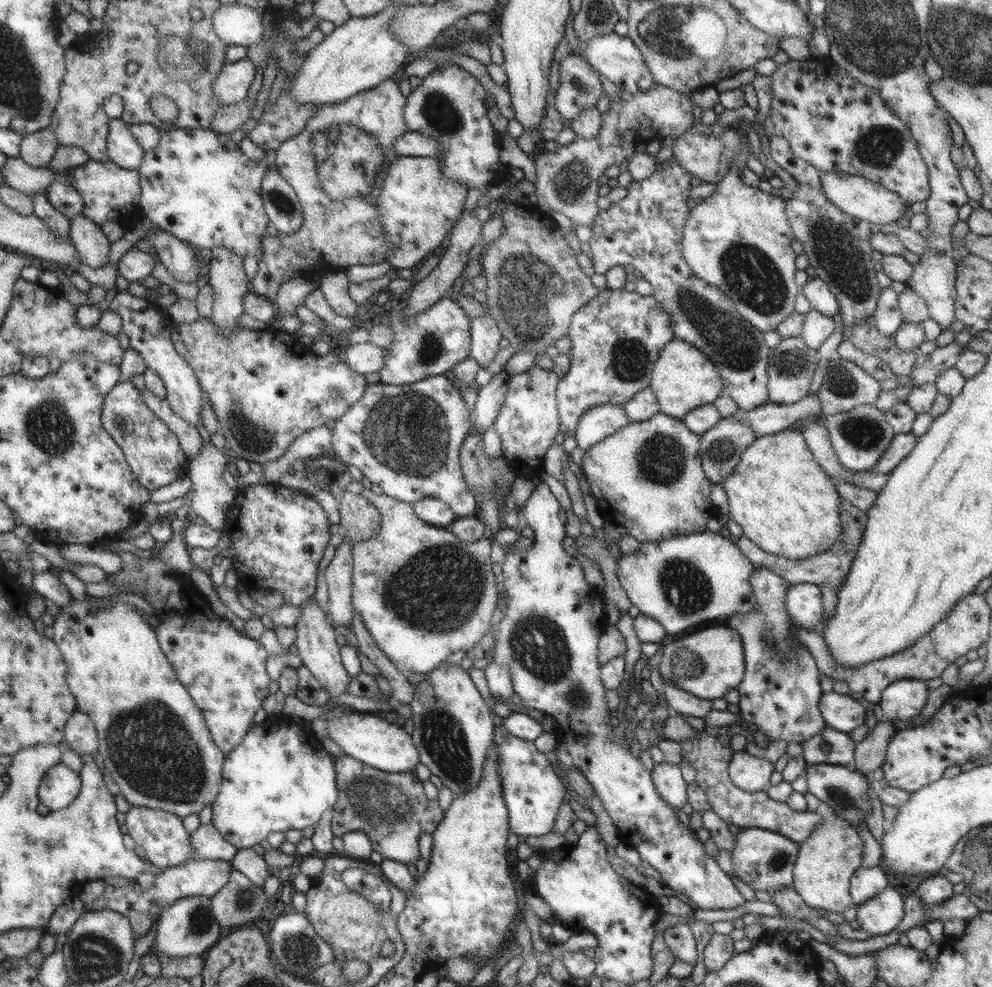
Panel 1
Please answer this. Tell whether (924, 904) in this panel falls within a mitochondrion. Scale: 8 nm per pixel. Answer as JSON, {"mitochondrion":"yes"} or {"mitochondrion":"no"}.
{"mitochondrion":"no"}

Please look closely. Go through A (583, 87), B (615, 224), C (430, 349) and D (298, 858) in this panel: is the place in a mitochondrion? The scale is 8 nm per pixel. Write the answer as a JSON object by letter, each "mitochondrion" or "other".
{"A":"mitochondrion","B":"other","C":"mitochondrion","D":"other"}

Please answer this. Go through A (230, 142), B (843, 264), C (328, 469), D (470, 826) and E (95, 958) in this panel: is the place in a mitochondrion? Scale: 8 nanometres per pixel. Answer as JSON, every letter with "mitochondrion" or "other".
{"A":"other","B":"mitochondrion","C":"other","D":"other","E":"mitochondrion"}

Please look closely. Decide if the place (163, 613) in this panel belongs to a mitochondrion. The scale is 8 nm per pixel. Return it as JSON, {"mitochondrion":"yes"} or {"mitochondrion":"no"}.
{"mitochondrion":"no"}

